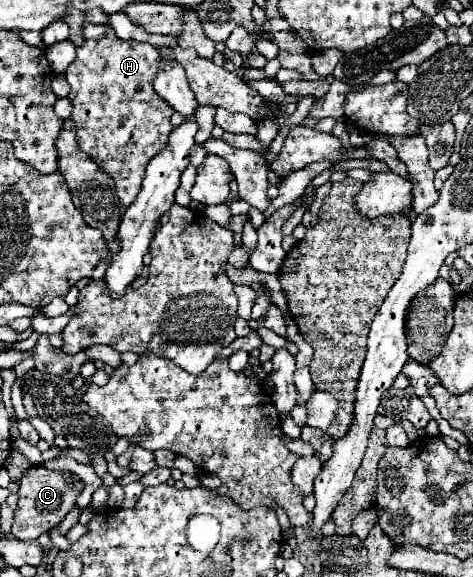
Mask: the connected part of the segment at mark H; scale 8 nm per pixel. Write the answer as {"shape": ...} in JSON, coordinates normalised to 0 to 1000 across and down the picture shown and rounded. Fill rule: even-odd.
{"shape":[[[175,45],[180,76],[163,83],[163,101],[137,121],[150,149],[154,211],[163,218],[167,256],[243,312],[256,364],[298,333],[307,284],[345,256],[362,229],[362,191],[323,156],[323,132],[336,121],[336,87],[311,73],[256,69],[235,45]]]}

